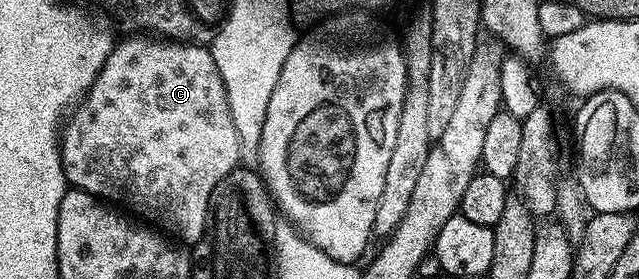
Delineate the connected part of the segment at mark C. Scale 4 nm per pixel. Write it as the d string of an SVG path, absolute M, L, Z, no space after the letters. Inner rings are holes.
M125 39L122 43L118 42L110 51L100 73L92 76L91 82L93 84L90 87L88 84L87 90L80 100L82 103L76 104L76 107L78 106L77 112L74 115L72 112L64 124L61 137L61 164L63 165L65 182L70 188L86 191L99 201L108 201L110 204L120 205L122 208L130 207L134 211L134 213L132 212L134 216L142 215L142 217L137 217L144 220L146 224L160 229L166 236L172 237L182 244L195 245L201 239L202 233L205 232L205 220L209 217L209 198L215 185L219 185L219 181L223 181L240 164L239 133L235 133L235 125L231 121L229 106L225 101L225 86L219 77L219 69L215 65L210 48L195 43L181 44L176 41L150 40Z

